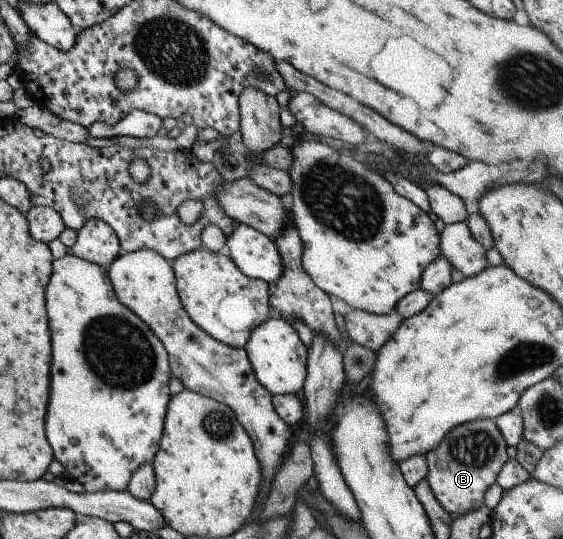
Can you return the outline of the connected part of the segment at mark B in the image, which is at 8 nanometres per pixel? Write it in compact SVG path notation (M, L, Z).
M478 419L462 423L454 430L448 431L438 443L438 447L426 453L426 483L448 515L460 517L484 505L484 493L495 483L502 465L508 460L506 448L506 443L493 421Z

